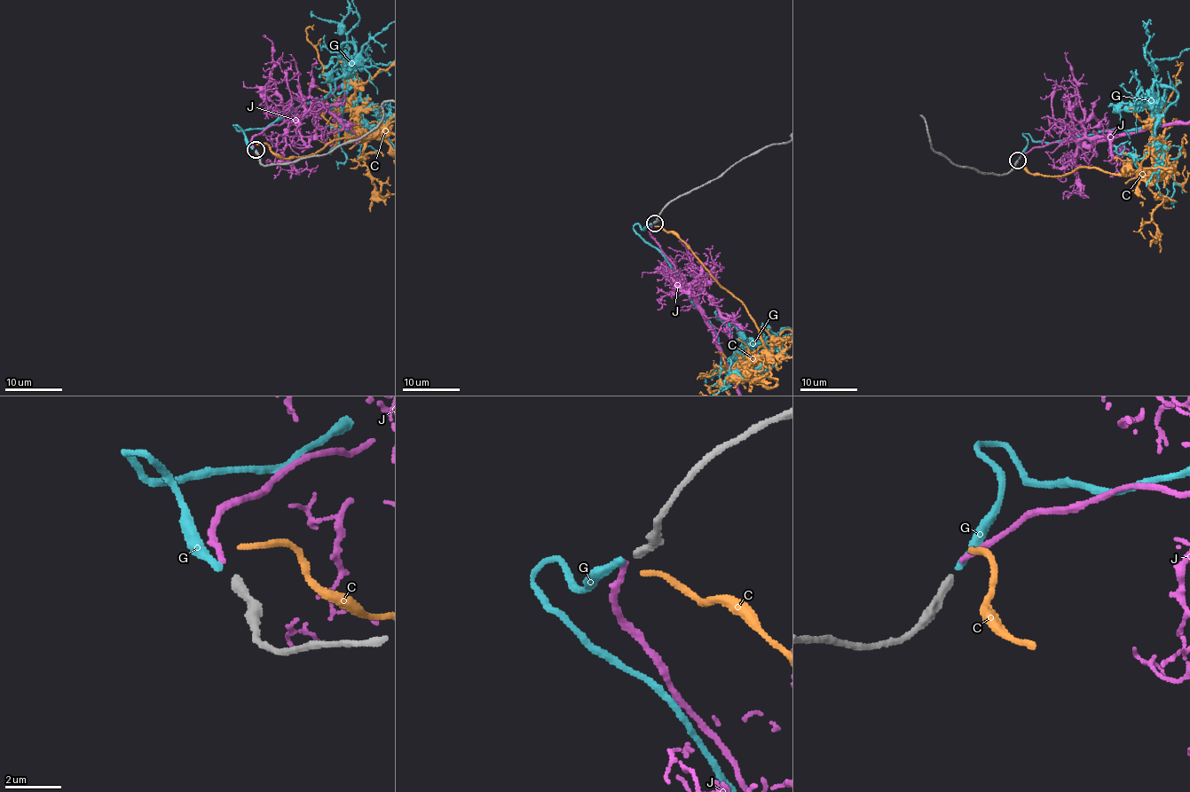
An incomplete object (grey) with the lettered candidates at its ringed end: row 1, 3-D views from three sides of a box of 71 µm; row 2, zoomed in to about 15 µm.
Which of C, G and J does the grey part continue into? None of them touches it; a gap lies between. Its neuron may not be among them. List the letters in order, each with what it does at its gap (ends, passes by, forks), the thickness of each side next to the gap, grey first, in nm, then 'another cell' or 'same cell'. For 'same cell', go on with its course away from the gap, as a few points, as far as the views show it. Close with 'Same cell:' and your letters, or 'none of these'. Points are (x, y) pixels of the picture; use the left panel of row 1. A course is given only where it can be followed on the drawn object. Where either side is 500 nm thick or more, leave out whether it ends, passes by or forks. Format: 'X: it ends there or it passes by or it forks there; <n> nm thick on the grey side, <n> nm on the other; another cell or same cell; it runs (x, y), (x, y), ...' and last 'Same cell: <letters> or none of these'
C: it ends there; 320 nm thick on the grey side, 200 nm on the other; another cell
G: it ends there; 320 nm thick on the grey side, 260 nm on the other; another cell
J: it ends there; 320 nm thick on the grey side, 200 nm on the other; same cell
Same cell: J

